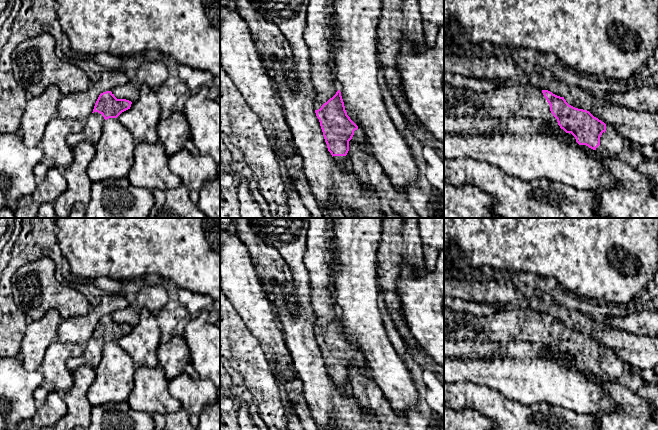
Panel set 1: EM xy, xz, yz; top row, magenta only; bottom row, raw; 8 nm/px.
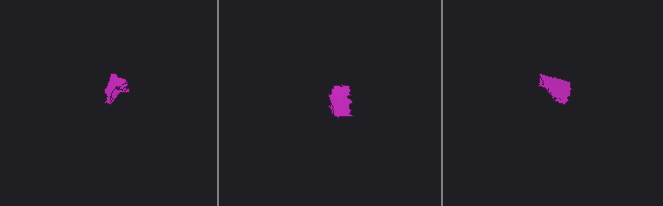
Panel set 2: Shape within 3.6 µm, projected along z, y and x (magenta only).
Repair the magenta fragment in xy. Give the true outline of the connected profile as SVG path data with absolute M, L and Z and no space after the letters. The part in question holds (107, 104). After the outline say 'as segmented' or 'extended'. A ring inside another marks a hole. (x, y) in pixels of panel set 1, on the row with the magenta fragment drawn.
M111 91L99 95L93 112L85 121L83 130L77 134L70 134L68 143L75 146L80 142L95 144L101 137L103 122L109 118L117 118L122 112L130 109L132 102L117 99Z | extended

